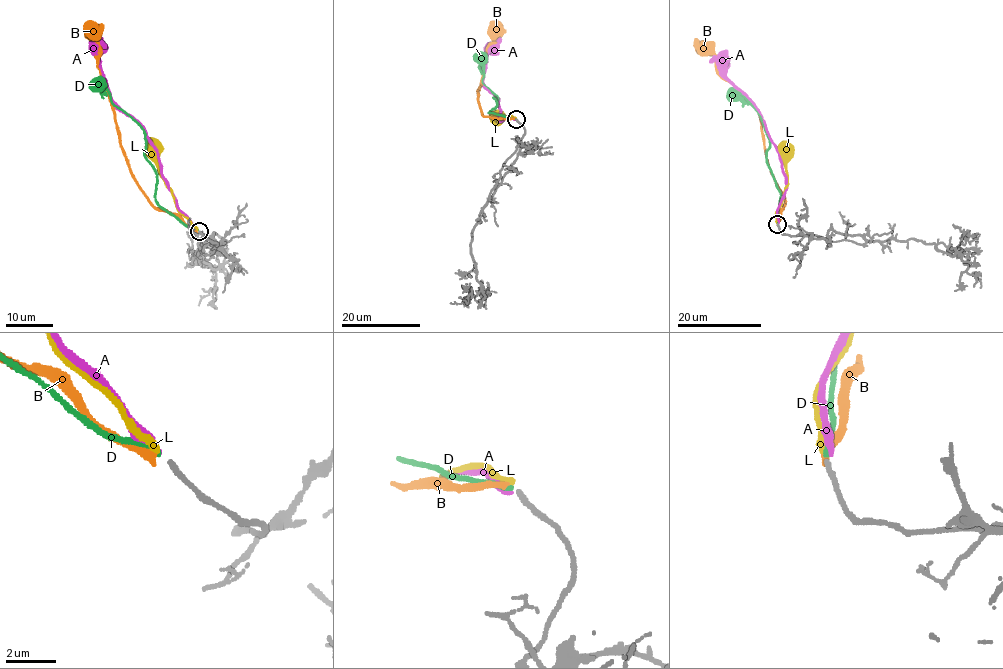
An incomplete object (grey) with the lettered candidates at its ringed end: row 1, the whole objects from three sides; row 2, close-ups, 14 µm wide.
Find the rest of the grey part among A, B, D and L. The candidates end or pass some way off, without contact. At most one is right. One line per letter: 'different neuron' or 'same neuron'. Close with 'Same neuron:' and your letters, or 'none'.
A: different neuron
B: different neuron
D: same neuron
L: different neuron
Same neuron: D

